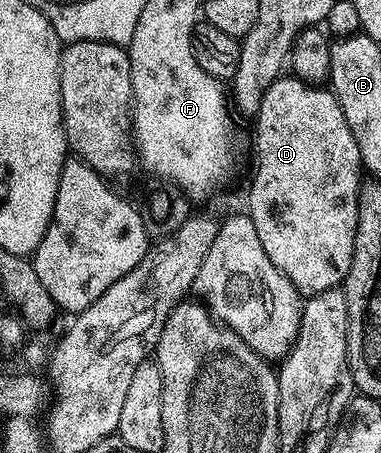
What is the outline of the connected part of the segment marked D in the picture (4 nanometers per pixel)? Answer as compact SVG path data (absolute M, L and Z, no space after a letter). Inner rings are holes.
M281 77L275 79L270 89L266 89L258 113L254 117L254 123L256 123L256 172L253 173L252 184L248 187L246 214L254 221L254 229L258 229L258 237L262 240L262 249L266 249L266 257L270 257L274 265L278 265L280 272L296 286L301 296L317 295L331 287L340 287L344 278L348 276L354 257L354 237L358 225L358 197L362 186L362 178L360 179L362 164L358 145L354 141L354 133L350 133L350 125L346 125L342 105L338 105L336 96L323 86L304 83L295 77Z

